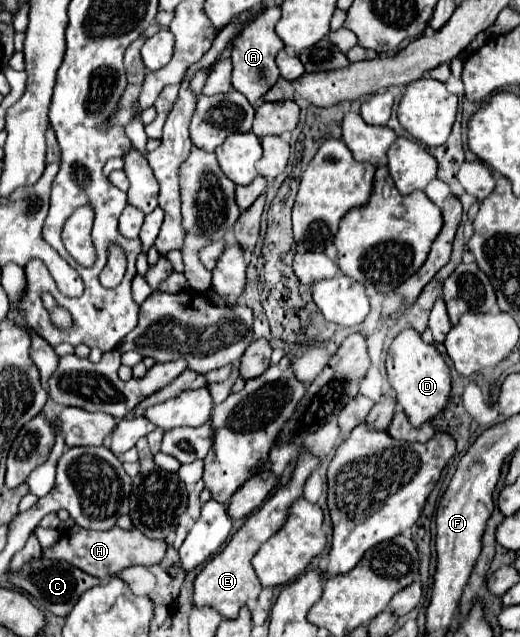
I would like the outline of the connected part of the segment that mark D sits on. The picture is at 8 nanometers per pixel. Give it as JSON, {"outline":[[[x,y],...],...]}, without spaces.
{"outline":[[[403,329],[395,337],[387,357],[387,377],[389,385],[397,395],[397,403],[403,407],[413,427],[421,427],[423,423],[433,421],[449,401],[451,395],[449,367],[441,353],[437,351],[437,347],[423,343],[421,335],[413,329]]]}

